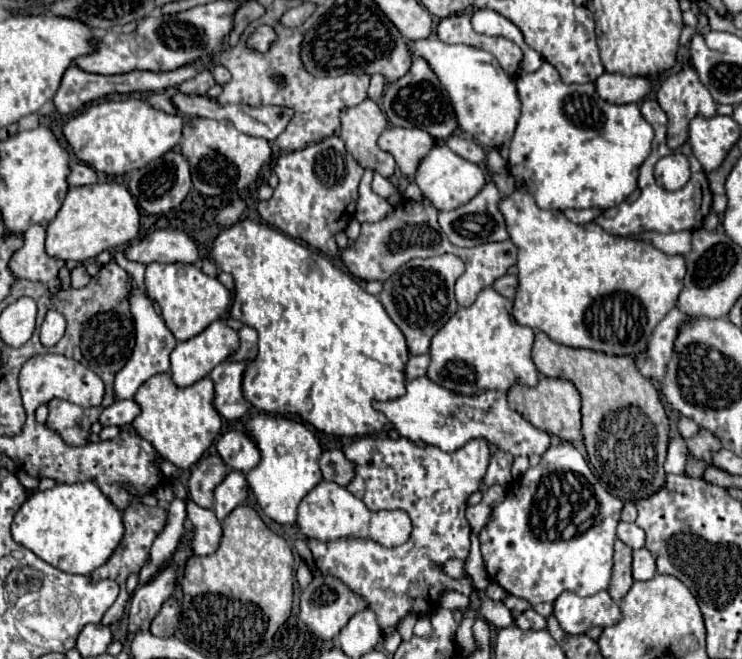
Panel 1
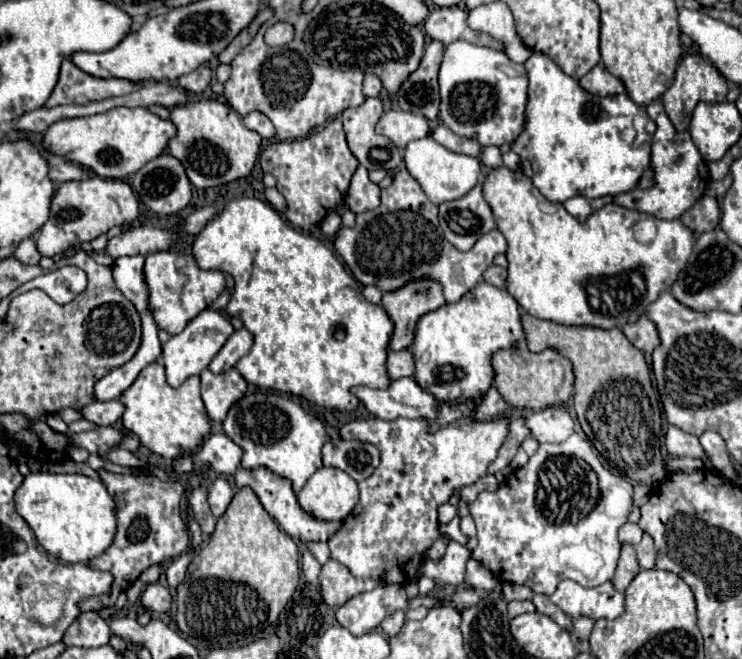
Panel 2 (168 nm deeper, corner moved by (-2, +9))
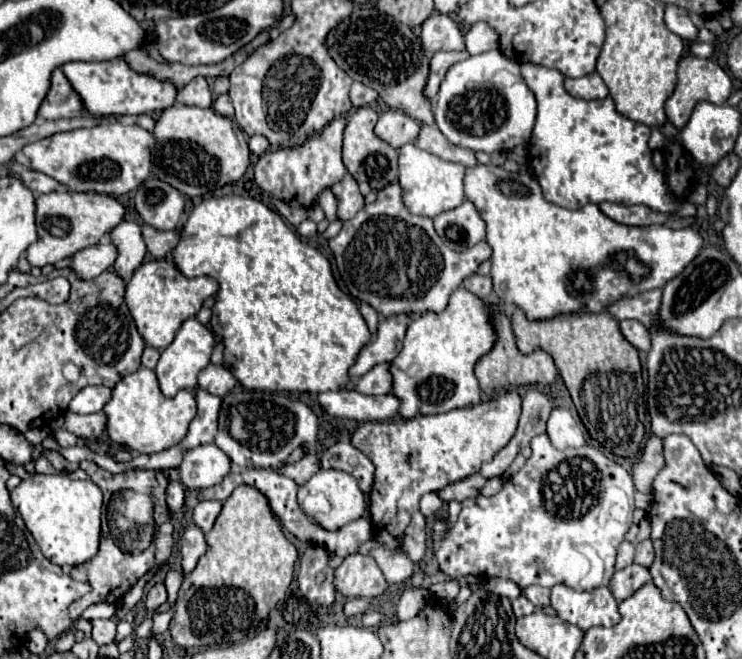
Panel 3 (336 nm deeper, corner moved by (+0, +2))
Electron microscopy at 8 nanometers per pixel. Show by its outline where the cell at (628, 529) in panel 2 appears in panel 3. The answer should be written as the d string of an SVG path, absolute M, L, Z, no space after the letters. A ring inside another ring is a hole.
M624 541L620 547L618 547L618 557L616 557L616 569L624 569L626 565L632 565L632 559L634 559L634 545Z

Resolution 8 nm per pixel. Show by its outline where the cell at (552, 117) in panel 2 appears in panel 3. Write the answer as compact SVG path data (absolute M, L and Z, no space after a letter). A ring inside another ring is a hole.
M522 63L520 69L524 81L534 91L538 101L536 125L530 139L530 163L534 165L534 177L550 203L556 203L566 209L580 209L586 203L598 205L602 201L614 201L626 205L646 205L660 213L672 213L684 203L682 199L674 199L664 175L658 173L652 165L648 149L650 127L634 123L628 117L620 115L610 97L594 101L572 97L564 89L564 75L556 69L548 69L534 63Z

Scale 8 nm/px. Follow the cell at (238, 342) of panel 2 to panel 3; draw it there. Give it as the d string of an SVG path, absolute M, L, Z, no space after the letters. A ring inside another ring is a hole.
M208 365L198 375L198 387L200 389L206 389L208 393L212 393L216 397L224 397L228 391L232 391L234 385L236 385L236 377L224 365L220 365L220 367Z

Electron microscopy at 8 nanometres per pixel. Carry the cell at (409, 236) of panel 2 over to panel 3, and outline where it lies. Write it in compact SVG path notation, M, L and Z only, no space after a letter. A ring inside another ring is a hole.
M398 183L386 185L376 193L376 201L364 205L354 219L342 223L342 231L328 241L336 267L350 295L374 305L380 317L412 313L418 317L430 311L444 311L448 297L462 281L476 273L478 265L490 259L490 245L480 241L468 251L452 251L436 235L430 217L412 215L402 203Z

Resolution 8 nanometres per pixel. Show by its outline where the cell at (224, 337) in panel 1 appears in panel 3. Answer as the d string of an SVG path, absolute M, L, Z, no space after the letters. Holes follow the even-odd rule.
M188 319L178 329L174 341L162 351L158 365L156 365L156 377L160 383L160 391L164 397L174 397L180 389L194 389L198 381L198 373L210 363L210 355L214 349L214 333L202 325L198 319Z

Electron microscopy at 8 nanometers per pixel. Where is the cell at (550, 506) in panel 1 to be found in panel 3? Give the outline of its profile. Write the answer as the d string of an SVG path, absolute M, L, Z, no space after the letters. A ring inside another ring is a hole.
M538 435L530 447L532 457L504 483L498 495L462 501L462 511L450 531L448 515L436 515L432 523L432 543L440 571L452 579L460 579L464 575L476 575L482 581L490 577L504 577L512 579L518 587L554 587L556 583L564 583L576 591L590 591L600 585L608 585L614 575L616 549L632 525L636 493L632 475L592 445L560 451L550 445L546 435Z

